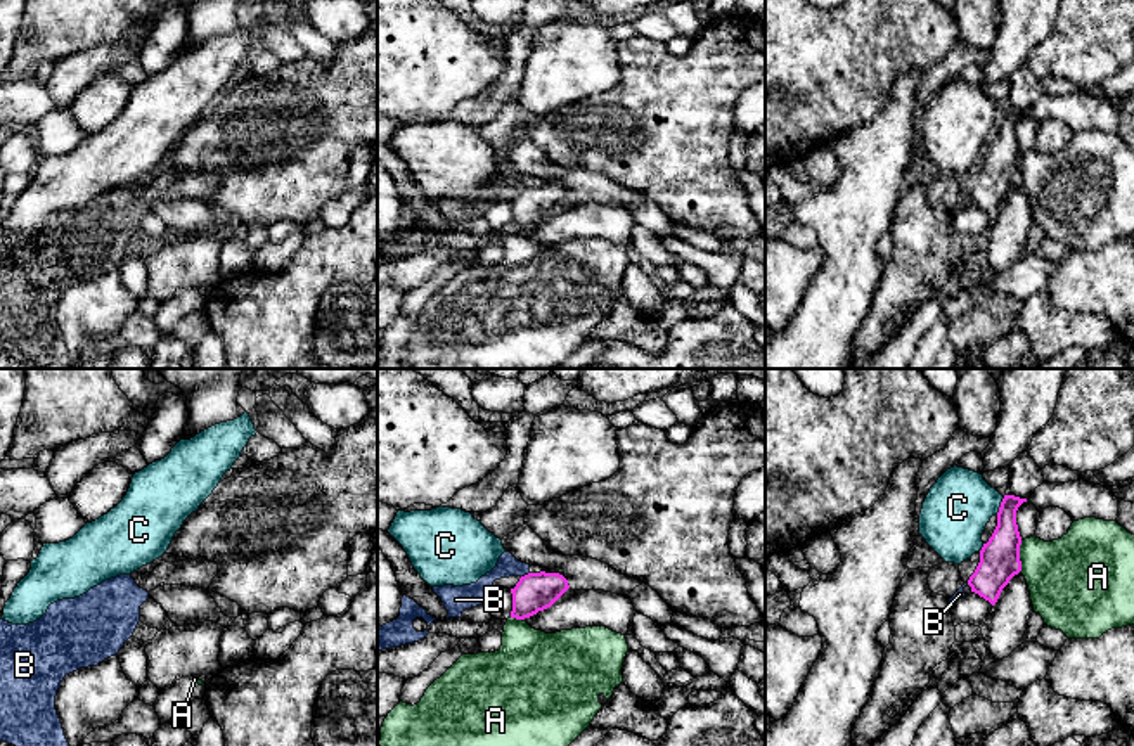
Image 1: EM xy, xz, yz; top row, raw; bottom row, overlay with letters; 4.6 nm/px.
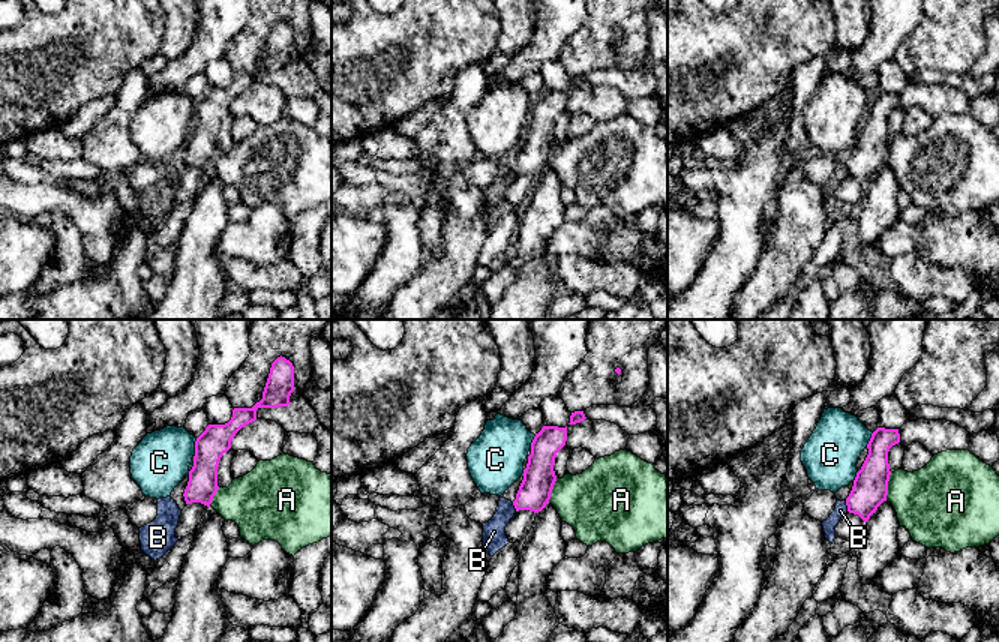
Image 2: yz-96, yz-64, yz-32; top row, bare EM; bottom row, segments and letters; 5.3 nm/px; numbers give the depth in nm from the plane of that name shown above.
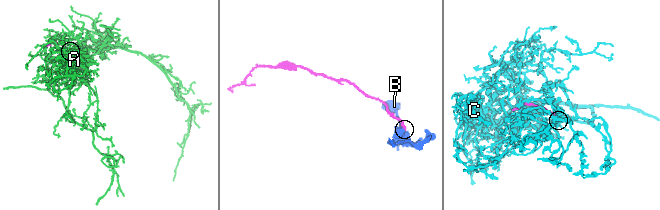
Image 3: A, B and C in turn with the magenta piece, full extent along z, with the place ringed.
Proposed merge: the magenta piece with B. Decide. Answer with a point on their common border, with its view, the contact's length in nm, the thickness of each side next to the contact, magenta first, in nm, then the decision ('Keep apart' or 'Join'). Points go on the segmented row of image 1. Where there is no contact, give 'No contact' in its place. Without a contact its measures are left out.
Touches magenta at xz (525, 575). Shared border 50 nm. Thickness 180 nm (magenta) against 110 nm. Keep apart

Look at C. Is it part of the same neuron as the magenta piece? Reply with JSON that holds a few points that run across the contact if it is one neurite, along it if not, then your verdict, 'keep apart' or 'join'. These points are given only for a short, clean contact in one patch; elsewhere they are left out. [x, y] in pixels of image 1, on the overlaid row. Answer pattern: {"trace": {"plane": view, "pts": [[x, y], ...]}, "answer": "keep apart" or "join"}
{"trace": {"plane": "yz", "pts": [[1005, 497], [996, 513]]}, "answer": "keep apart"}

